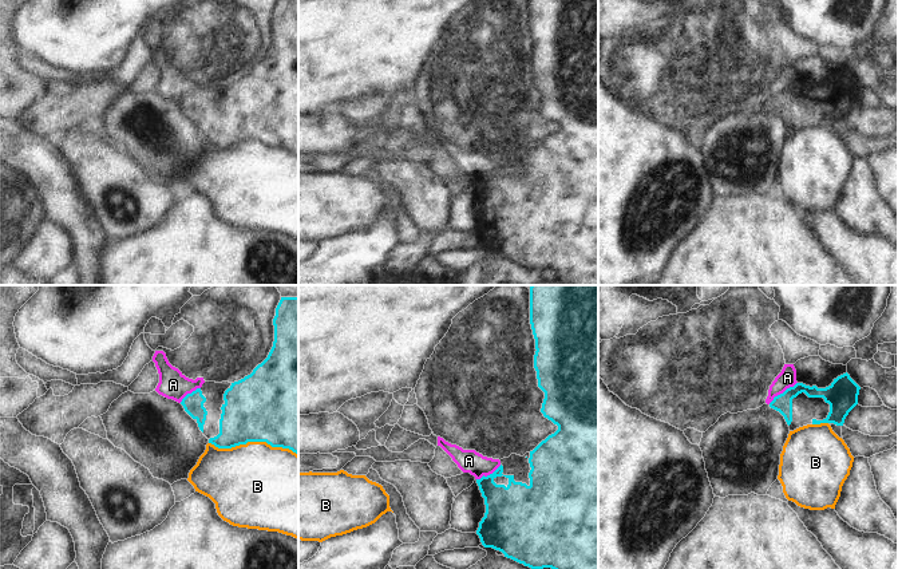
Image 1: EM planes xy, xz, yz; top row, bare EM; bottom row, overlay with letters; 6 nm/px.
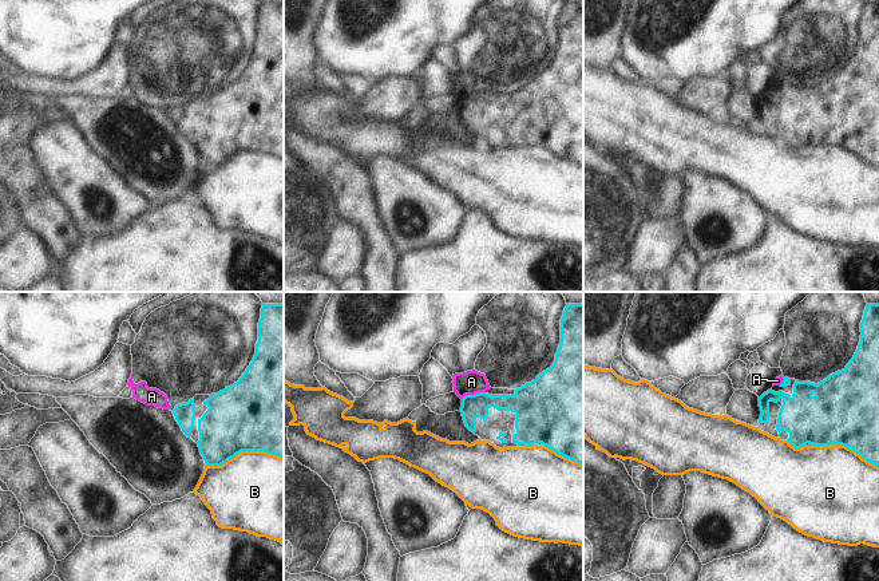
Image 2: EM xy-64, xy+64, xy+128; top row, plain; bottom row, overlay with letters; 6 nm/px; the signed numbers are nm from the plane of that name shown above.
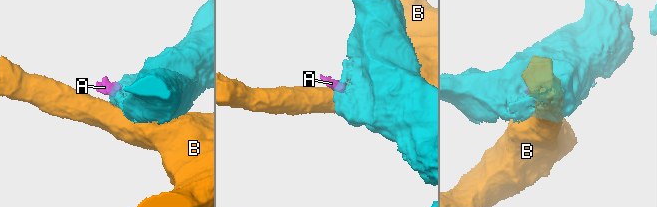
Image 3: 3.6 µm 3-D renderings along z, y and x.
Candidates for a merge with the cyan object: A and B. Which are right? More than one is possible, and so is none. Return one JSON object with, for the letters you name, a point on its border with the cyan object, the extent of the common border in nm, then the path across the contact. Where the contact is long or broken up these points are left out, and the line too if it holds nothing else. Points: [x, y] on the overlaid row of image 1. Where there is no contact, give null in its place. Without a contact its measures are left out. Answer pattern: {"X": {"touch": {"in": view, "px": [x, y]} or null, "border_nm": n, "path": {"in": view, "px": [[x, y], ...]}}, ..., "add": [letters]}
{"add": []}

